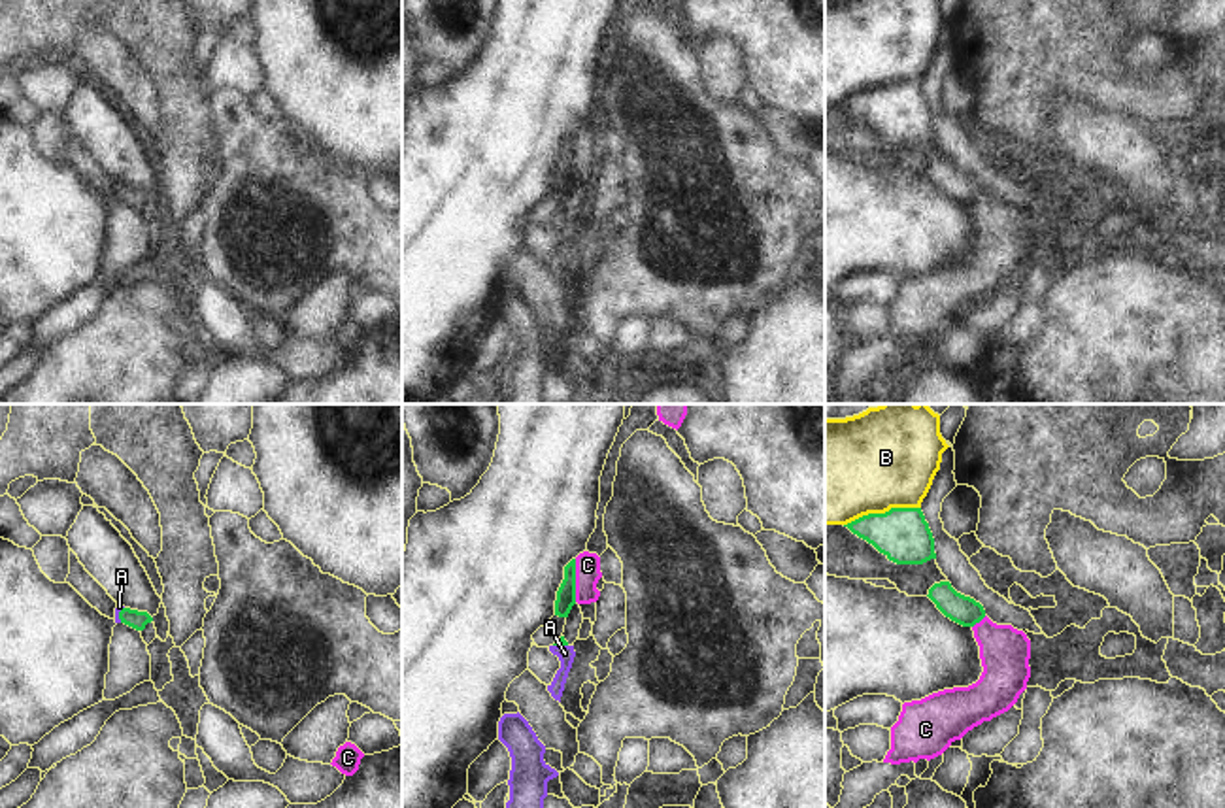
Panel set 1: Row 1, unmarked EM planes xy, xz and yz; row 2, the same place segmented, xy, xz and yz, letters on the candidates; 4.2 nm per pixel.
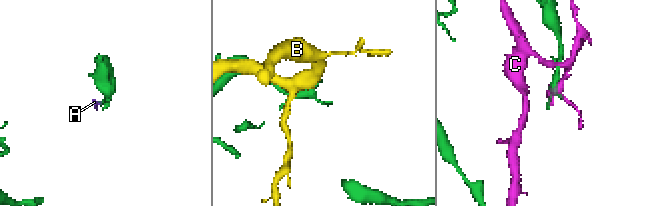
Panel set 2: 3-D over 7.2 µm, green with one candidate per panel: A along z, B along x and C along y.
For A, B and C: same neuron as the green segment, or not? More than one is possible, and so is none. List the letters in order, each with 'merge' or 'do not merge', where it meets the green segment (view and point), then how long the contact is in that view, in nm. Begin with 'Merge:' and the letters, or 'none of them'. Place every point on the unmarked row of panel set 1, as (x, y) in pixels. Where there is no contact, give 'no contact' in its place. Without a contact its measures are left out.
Merge: A
A: merge; meets green in xy at (119, 191); contact 70 nm long
B: do not merge; meets green in yz at (882, 91); contact 340 nm long
C: do not merge; meets green in xz at (574, 157); contact 180 nm long

